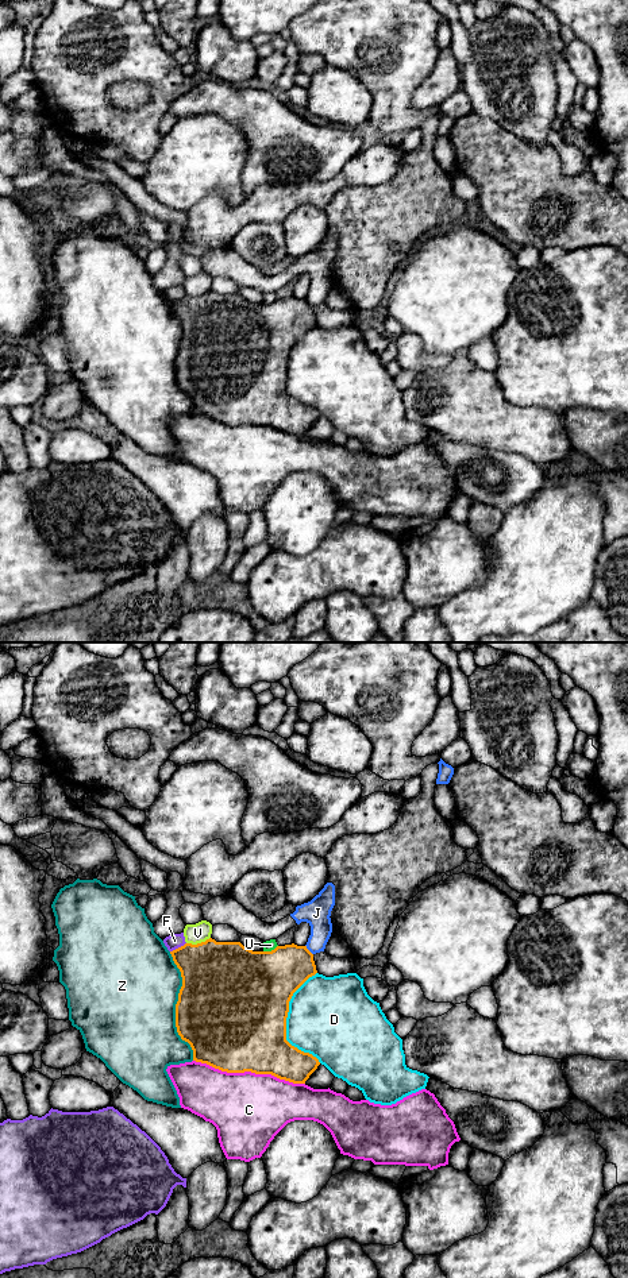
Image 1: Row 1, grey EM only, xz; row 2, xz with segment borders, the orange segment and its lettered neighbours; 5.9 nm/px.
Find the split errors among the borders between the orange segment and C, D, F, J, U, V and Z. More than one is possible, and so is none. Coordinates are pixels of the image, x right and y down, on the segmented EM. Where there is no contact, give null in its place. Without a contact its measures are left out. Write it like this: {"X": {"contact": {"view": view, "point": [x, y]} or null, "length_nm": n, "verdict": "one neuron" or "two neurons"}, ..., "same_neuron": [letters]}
{"C": {"contact": {"view": "xz", "point": [249, 1070]}, "length_nm": 700, "verdict": "two neurons"}, "D": {"contact": {"view": "xz", "point": [285, 1022]}, "length_nm": 550, "verdict": "two neurons"}, "F": {"contact": {"view": "xz", "point": [178, 948]}, "length_nm": 110, "verdict": "two neurons"}, "J": {"contact": {"view": "xz", "point": [308, 950]}, "length_nm": 80, "verdict": "two neurons"}, "U": {"contact": {"view": "xz", "point": [272, 950]}, "length_nm": 100, "verdict": "two neurons"}, "V": {"contact": {"view": "xz", "point": [197, 943]}, "length_nm": 150, "verdict": "two neurons"}, "Z": {"contact": {"view": "xz", "point": [176, 1007]}, "length_nm": 650, "verdict": "two neurons"}, "same_neuron": []}

